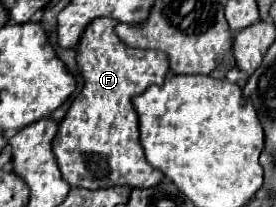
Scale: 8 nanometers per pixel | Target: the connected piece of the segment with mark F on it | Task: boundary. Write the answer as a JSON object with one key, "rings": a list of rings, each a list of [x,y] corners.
{"rings":[[[109,17],[93,19],[77,47],[77,67],[85,81],[81,93],[73,99],[69,111],[59,123],[53,141],[59,171],[71,187],[101,189],[113,185],[155,187],[163,175],[151,167],[139,147],[137,119],[131,97],[143,93],[149,85],[161,85],[169,73],[167,57],[161,51],[131,49],[113,31],[117,21]]]}

